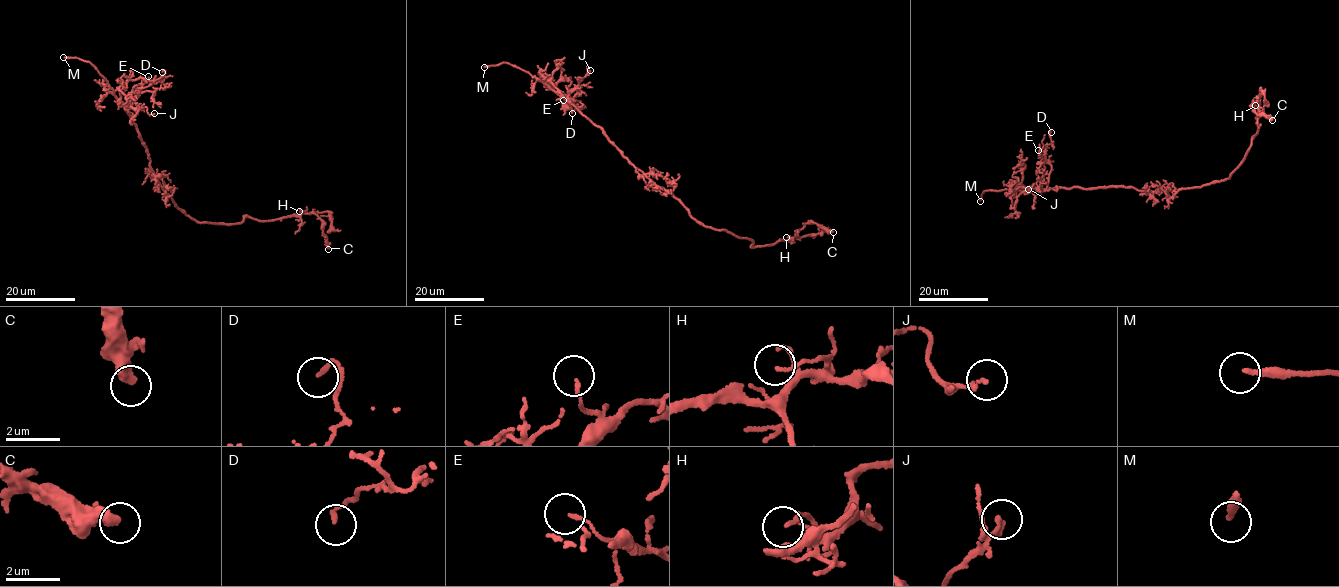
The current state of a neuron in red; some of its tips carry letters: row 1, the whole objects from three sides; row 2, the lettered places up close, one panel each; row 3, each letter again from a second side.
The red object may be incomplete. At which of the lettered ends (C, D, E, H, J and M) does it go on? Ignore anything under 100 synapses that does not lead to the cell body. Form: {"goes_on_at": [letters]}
{"goes_on_at": ["M"]}

